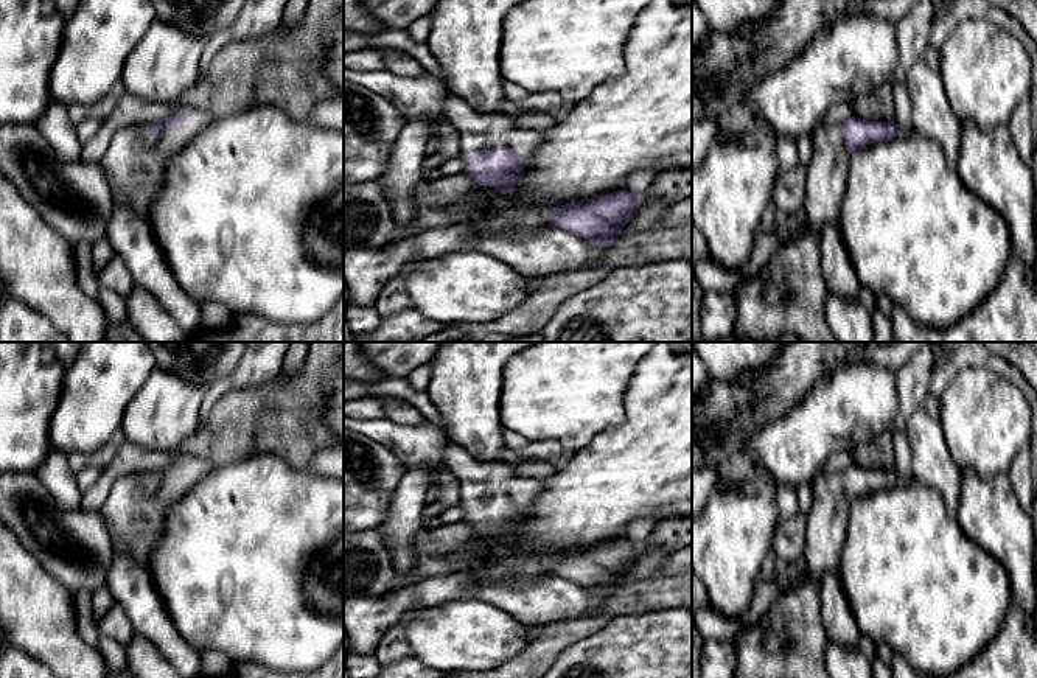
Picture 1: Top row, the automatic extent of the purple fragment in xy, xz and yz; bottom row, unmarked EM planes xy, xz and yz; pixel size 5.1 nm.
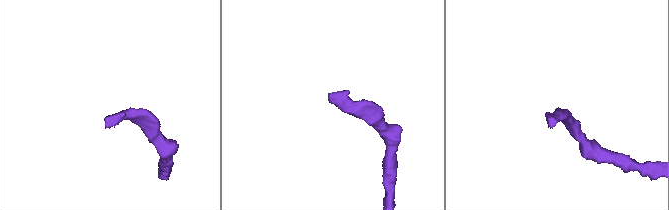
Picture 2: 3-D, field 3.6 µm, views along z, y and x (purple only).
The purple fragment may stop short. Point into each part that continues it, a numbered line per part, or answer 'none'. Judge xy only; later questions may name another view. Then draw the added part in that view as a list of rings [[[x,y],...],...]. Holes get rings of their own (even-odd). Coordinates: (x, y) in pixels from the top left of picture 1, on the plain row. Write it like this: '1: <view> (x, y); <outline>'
1: xy (134, 512); [[[190,465],[180,476],[162,476],[157,485],[149,471],[117,479],[100,510],[112,541],[140,566],[146,566],[166,512],[191,487],[193,479],[194,468]]]

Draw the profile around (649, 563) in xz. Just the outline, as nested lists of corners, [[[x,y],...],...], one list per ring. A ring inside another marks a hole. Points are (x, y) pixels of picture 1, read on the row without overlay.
[[[651,546],[645,550],[639,550],[637,561],[628,569],[628,572],[620,578],[611,594],[616,594],[628,583],[647,580],[656,575],[665,560],[670,557],[670,550],[662,546]]]

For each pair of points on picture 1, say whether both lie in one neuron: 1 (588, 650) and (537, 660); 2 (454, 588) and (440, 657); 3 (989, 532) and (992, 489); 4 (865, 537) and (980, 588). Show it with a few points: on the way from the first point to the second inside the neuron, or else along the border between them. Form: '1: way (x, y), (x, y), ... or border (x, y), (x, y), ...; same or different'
1: border (588, 636), (577, 638), (554, 661); different
2: border (470, 594), (417, 608); different
3: way (991, 521), (992, 499); same
4: way (893, 555), (925, 588), (952, 588); same

